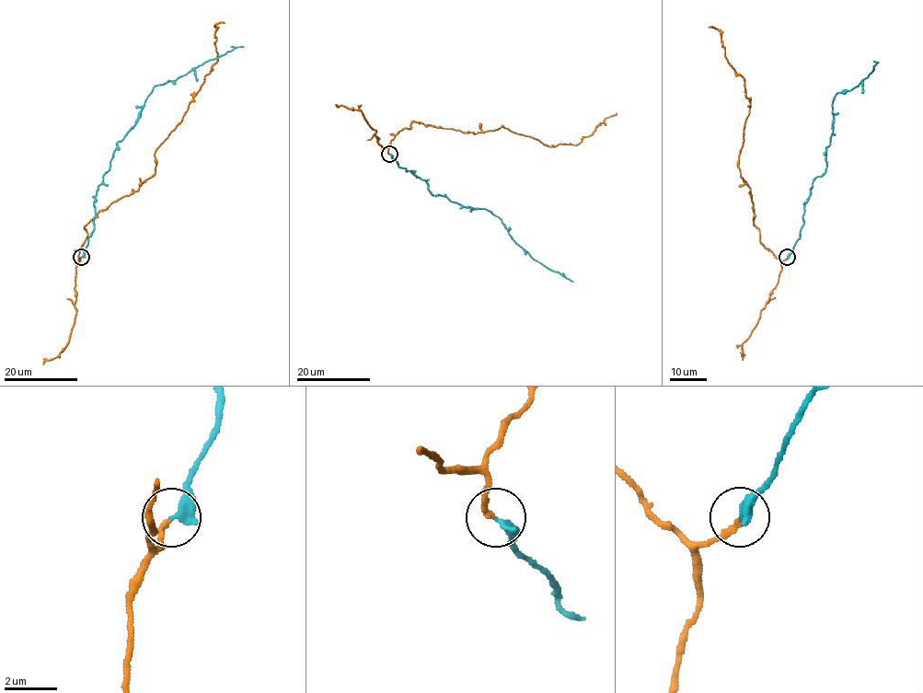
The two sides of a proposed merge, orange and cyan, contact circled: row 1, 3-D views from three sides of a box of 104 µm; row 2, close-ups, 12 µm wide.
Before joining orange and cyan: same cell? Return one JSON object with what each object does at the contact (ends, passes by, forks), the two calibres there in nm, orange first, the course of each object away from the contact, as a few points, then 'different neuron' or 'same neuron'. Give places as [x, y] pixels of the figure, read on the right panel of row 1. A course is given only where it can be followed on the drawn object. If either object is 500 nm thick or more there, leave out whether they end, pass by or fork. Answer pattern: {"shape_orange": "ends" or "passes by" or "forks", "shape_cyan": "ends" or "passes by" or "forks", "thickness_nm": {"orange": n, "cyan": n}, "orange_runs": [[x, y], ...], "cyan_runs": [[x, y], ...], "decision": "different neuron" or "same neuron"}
{"shape_orange": "ends", "shape_cyan": "ends", "thickness_nm": {"orange": 220, "cyan": 400}, "orange_runs": [[787, 257], [780, 260], [760, 242], [754, 225], [749, 187], [738, 167], [749, 99], [721, 34], [708, 28]], "cyan_runs": [[787, 257], [800, 236], [813, 181], [824, 172], [835, 96], [854, 88], [878, 62]], "decision": "same neuron"}

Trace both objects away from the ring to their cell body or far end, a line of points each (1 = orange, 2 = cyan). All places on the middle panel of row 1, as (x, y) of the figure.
1: (389, 154), (394, 136), (411, 129), (413, 121), (467, 132), (504, 127), (556, 146), (576, 144), (616, 112)
2: (389, 154), (401, 167), (426, 180), (431, 193), (491, 213), (501, 220), (511, 238), (531, 257), (572, 281)

